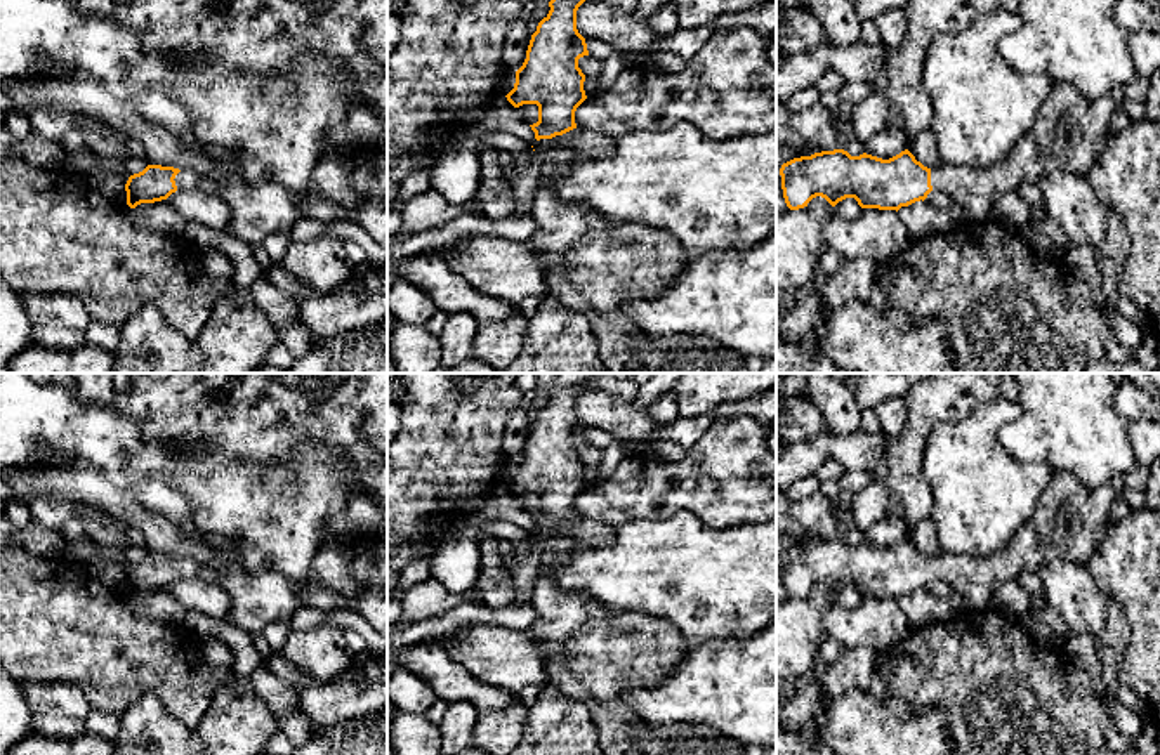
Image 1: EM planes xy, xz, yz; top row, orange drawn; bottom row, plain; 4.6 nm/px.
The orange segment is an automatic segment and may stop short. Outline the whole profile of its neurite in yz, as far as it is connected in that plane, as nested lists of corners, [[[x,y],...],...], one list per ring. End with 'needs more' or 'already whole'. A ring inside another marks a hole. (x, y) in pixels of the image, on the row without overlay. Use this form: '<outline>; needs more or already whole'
[[[1054,472],[1030,521],[1002,550],[990,557],[967,557],[943,550],[931,559],[917,550],[908,538],[889,548],[867,542],[851,545],[844,538],[794,547],[780,557],[783,587],[790,599],[804,597],[813,587],[821,585],[832,595],[846,587],[854,587],[861,597],[898,601],[901,595],[924,590],[933,578],[938,578],[962,597],[967,613],[983,611],[990,607],[1000,583],[1019,580],[1025,571],[1035,573],[1052,559],[1087,564],[1108,531],[1108,512],[1120,498],[1122,489],[1122,476],[1089,489],[1078,477],[1068,472]]]; needs more

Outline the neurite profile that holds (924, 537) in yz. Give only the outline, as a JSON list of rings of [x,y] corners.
[[[929,517],[910,531],[908,540],[915,545],[917,550],[931,559],[938,557],[943,552],[938,542],[938,531]]]

